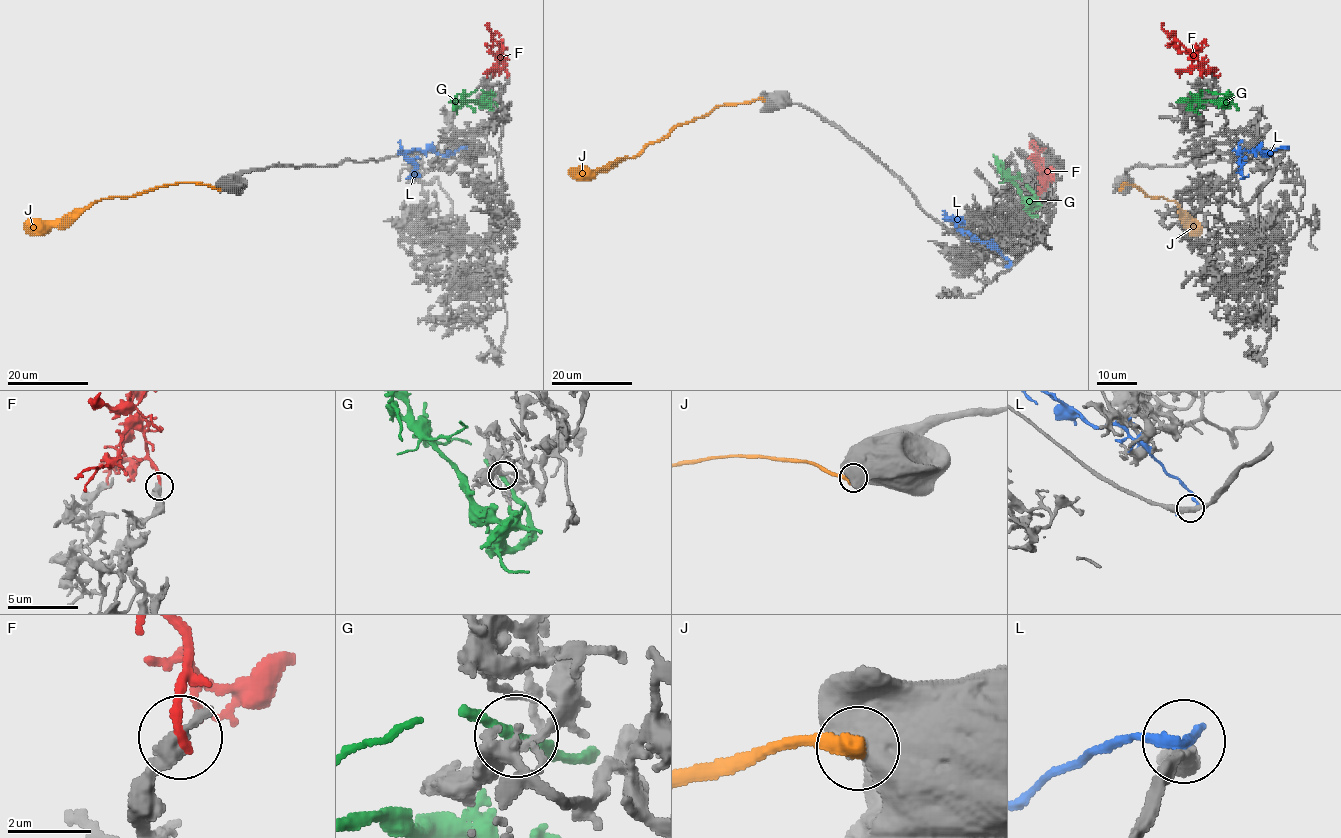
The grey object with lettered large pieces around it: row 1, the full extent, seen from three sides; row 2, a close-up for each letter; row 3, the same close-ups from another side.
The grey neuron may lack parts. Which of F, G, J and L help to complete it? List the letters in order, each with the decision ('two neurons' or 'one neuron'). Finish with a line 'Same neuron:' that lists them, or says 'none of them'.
F: two neurons
G: two neurons
J: two neurons
L: two neurons
Same neuron: none of them

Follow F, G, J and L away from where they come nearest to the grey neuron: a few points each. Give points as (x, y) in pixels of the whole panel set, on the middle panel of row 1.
F: (1052, 180), (1047, 176), (1033, 140)
G: (1030, 188), (1037, 199), (1034, 208), (999, 170), (1001, 179)
J: (763, 100), (720, 105), (678, 124), (633, 158), (620, 159), (603, 171), (568, 171)
L: (1008, 265), (1010, 262), (989, 242), (981, 242), (960, 230), (950, 218), (959, 219), (956, 227)

